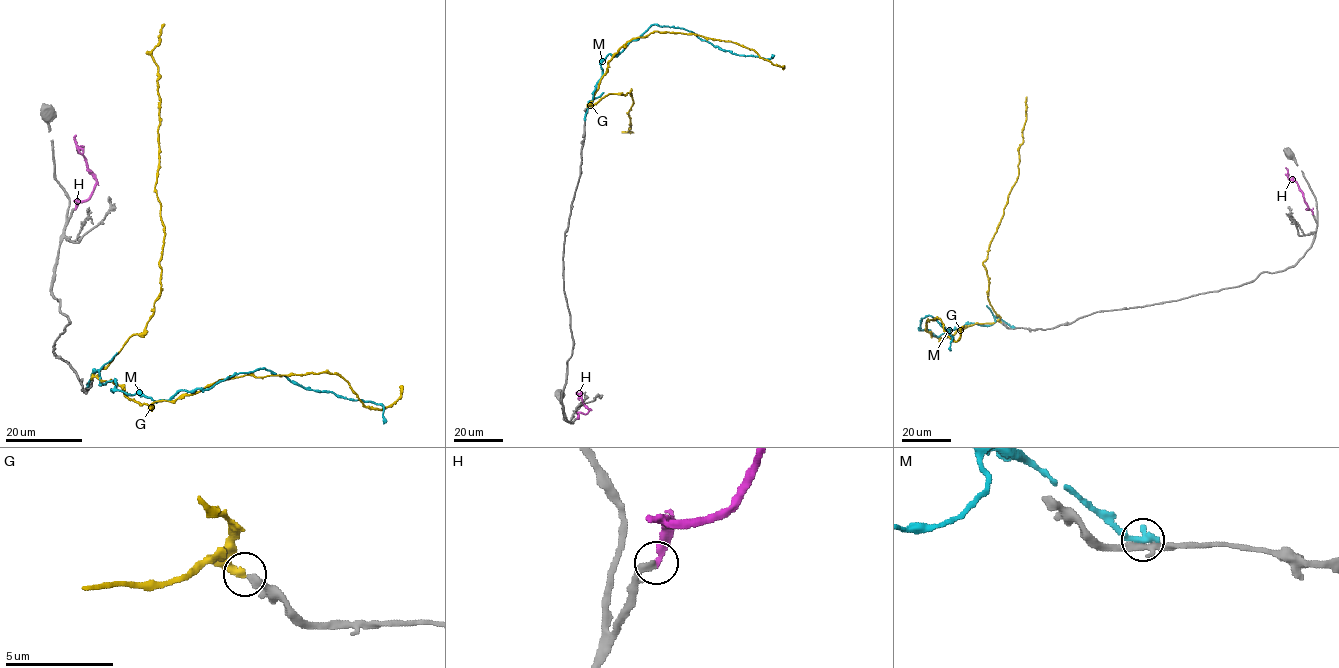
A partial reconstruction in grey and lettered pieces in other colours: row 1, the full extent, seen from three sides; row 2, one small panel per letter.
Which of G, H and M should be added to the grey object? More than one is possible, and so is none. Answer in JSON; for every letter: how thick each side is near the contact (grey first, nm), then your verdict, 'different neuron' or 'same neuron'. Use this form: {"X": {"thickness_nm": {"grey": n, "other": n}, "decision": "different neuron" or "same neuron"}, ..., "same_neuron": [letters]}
{"G": {"thickness_nm": {"grey": 360, "other": 360}, "decision": "same neuron"}, "H": {"thickness_nm": {"grey": 320, "other": 260}, "decision": "different neuron"}, "M": {"thickness_nm": {"grey": 280, "other": 400}, "decision": "different neuron"}, "same_neuron": ["G"]}

